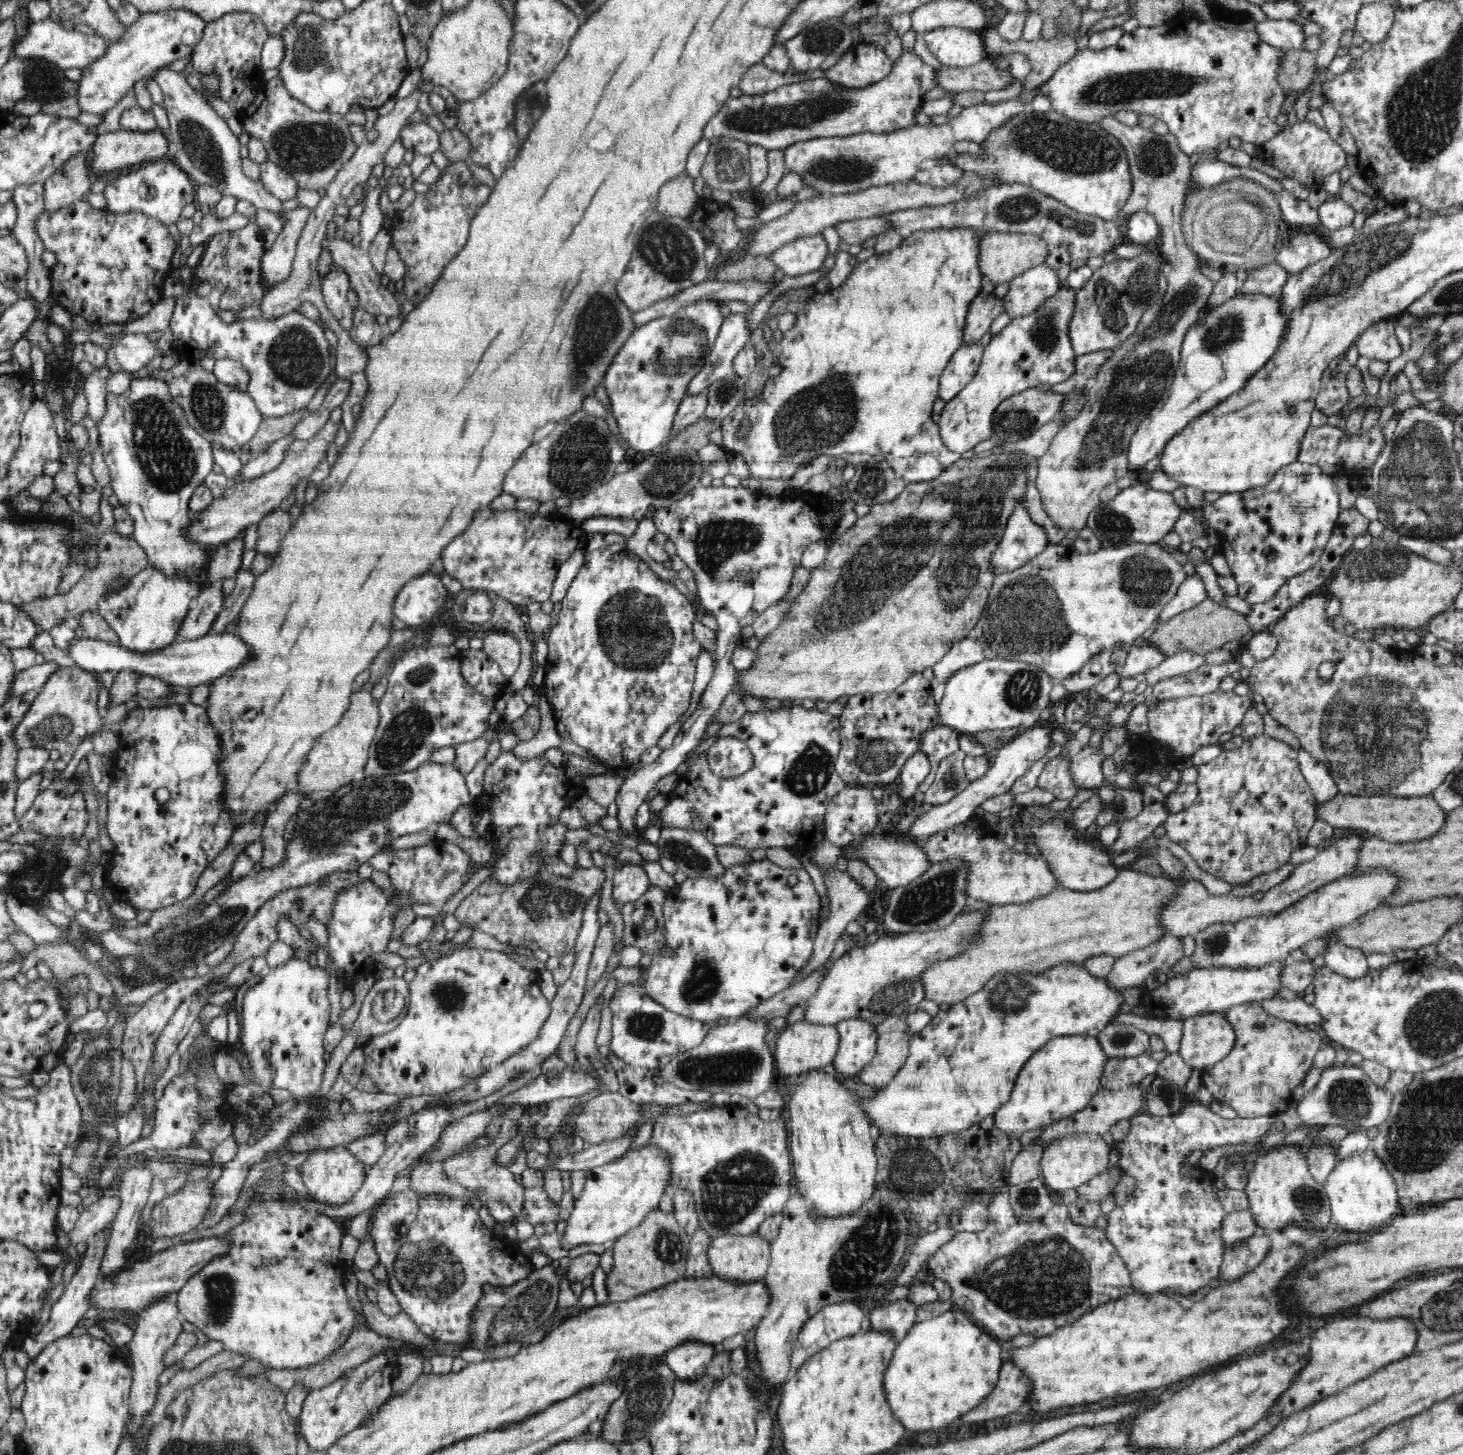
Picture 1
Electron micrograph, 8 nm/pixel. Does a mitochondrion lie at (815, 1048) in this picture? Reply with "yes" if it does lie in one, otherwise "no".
no

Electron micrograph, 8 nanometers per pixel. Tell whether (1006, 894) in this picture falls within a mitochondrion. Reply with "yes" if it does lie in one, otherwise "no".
no

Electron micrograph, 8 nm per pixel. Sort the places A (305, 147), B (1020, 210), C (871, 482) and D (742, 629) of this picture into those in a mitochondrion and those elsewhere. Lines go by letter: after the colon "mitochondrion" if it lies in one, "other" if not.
A: mitochondrion
B: mitochondrion
C: mitochondrion
D: other

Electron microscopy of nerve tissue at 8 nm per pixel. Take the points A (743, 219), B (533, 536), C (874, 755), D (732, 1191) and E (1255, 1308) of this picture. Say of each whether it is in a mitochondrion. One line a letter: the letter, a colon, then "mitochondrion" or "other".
A: other
B: other
C: mitochondrion
D: mitochondrion
E: other

